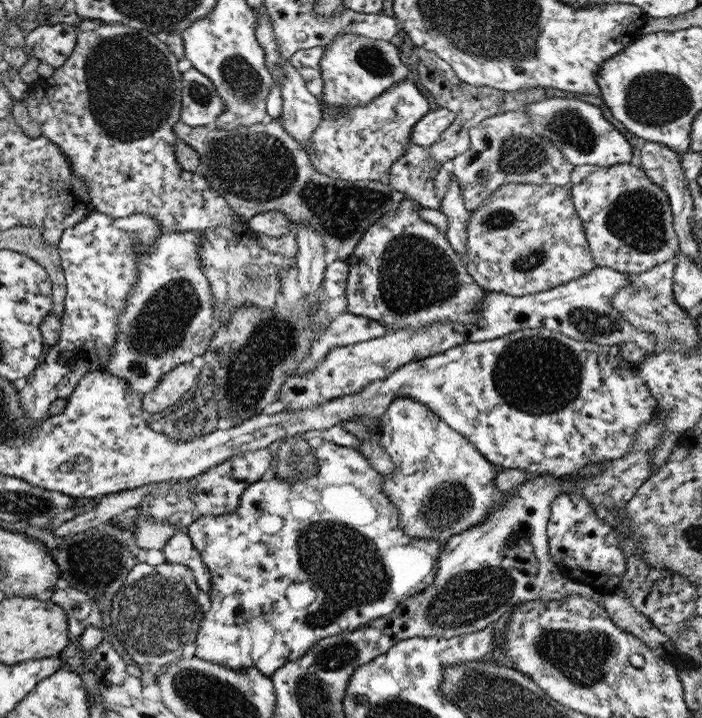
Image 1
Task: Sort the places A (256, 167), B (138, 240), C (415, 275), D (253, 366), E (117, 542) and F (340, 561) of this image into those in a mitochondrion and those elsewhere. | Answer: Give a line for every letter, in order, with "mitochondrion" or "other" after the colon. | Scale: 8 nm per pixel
A: mitochondrion
B: mitochondrion
C: mitochondrion
D: mitochondrion
E: mitochondrion
F: mitochondrion

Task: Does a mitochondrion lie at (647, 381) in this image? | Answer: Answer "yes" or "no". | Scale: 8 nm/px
no

